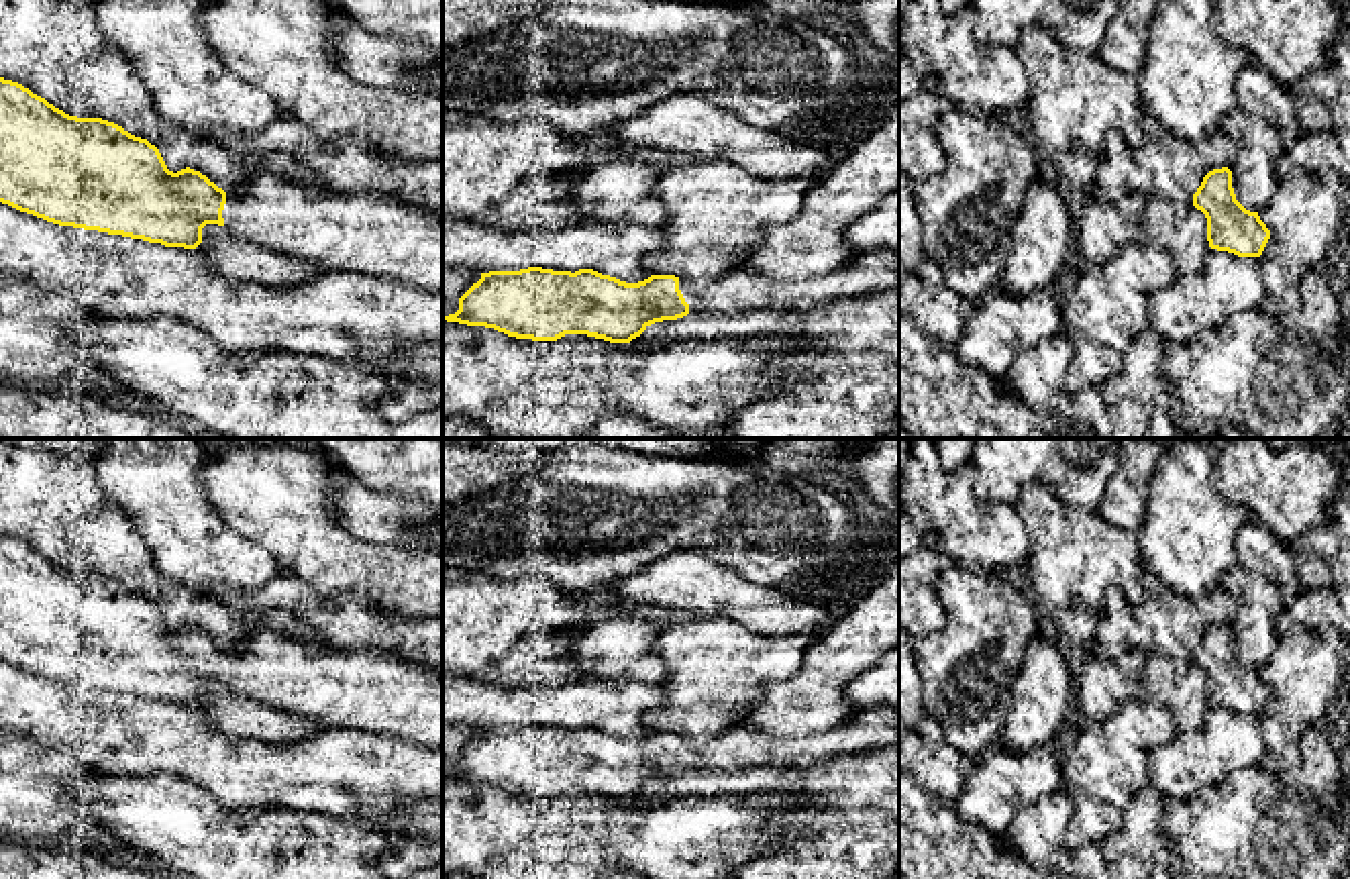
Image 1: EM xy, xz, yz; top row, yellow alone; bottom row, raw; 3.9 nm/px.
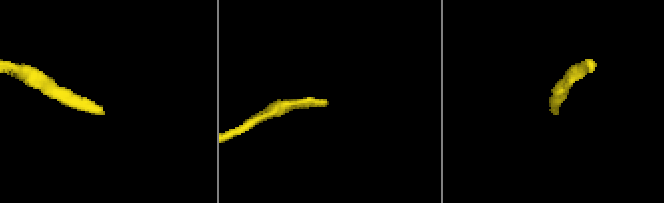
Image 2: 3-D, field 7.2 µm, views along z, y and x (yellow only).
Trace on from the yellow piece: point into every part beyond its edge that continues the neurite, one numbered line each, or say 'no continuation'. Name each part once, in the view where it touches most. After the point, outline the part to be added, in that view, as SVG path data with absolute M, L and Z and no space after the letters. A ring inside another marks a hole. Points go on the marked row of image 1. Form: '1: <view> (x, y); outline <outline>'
1: xz (739, 290); outline M875 249L854 253L828 275L799 283L775 283L734 265L708 286L695 288L679 279L679 290L689 304L689 314L740 314L757 310L810 312L836 300L893 290L897 283L899 251Z

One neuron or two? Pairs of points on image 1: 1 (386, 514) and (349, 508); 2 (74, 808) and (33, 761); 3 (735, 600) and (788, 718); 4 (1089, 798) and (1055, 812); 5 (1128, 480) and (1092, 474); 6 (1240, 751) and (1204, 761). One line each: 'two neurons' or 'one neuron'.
1: one neuron
2: one neuron
3: two neurons
4: two neurons
5: two neurons
6: one neuron

